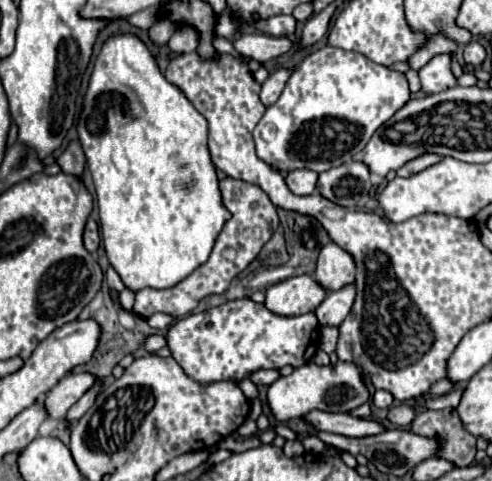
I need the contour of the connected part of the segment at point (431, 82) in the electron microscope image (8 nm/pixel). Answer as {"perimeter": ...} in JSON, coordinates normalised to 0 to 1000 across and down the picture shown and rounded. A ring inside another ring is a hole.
{"perimeter":[[[917,110],[884,114],[868,135],[852,143],[856,189],[864,198],[896,193],[913,181],[929,177],[929,162],[917,152]]]}

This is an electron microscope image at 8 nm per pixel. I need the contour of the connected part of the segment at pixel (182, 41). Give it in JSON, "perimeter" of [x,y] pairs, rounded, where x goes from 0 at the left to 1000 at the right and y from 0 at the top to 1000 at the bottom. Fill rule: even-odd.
{"perimeter":[[[372,56],[372,60],[356,64],[356,73],[343,81],[339,94],[352,110],[388,110],[388,106],[400,102],[404,85],[400,85],[400,73],[396,73],[392,60],[384,64],[380,56]]]}

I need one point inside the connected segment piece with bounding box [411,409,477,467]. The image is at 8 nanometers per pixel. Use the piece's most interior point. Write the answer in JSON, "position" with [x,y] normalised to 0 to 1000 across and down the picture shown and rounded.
{"position":[931,927]}

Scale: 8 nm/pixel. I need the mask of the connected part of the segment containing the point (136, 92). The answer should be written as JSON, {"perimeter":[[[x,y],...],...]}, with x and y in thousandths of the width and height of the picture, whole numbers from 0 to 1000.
{"perimeter":[[[274,73],[217,81],[193,127],[169,222],[157,272],[201,405],[197,426],[205,426],[201,447],[217,538],[270,609],[295,597],[343,601],[425,538],[453,468],[470,451],[449,418],[441,351],[421,310],[421,252],[327,156],[311,114]]]}

